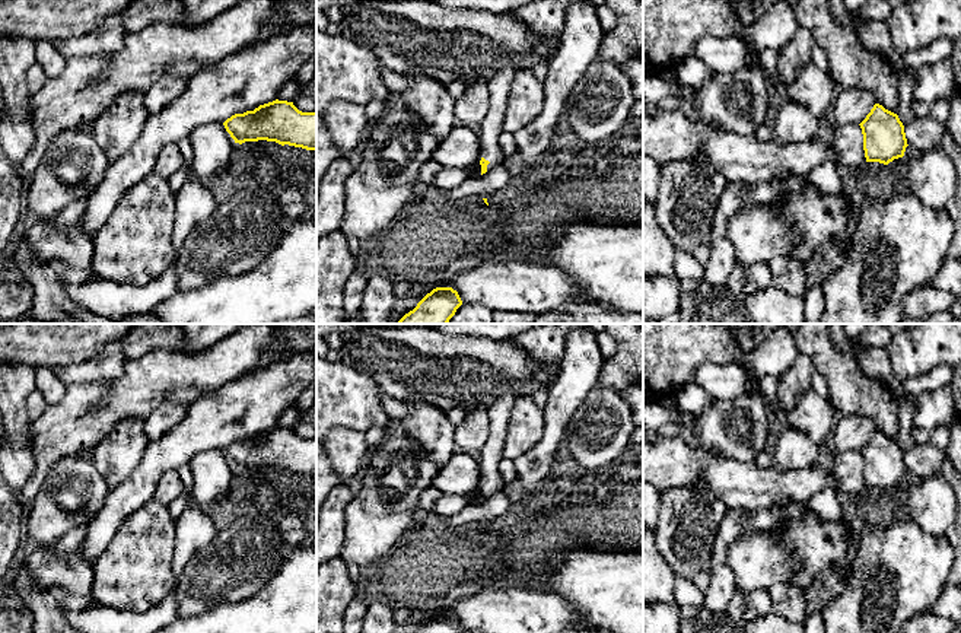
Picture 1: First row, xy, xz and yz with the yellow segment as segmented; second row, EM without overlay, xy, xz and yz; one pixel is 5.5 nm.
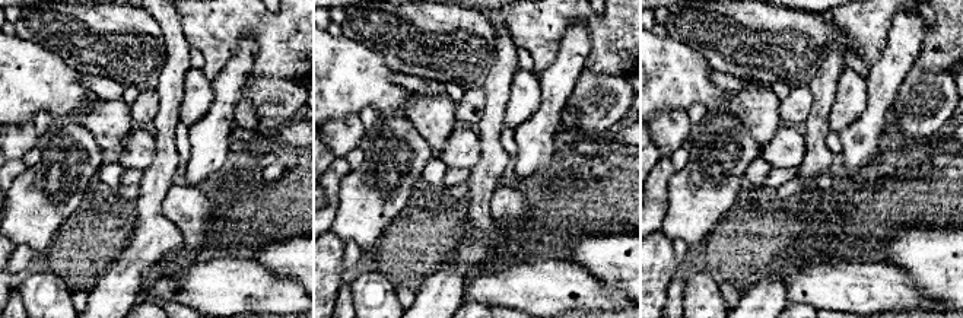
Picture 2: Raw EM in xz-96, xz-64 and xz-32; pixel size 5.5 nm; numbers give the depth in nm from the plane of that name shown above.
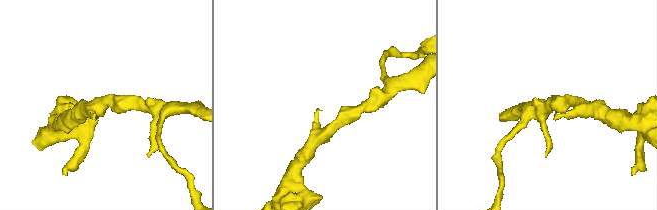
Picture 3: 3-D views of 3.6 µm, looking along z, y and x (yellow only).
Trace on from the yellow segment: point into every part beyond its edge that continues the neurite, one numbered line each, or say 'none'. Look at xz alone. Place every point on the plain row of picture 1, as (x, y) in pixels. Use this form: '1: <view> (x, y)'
1: xz (490, 455)

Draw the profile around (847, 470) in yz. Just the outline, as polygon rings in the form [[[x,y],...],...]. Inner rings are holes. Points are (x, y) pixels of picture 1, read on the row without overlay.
[[[841,451],[834,457],[831,470],[836,490],[844,494],[859,494],[866,489],[863,477],[863,461],[859,451]]]

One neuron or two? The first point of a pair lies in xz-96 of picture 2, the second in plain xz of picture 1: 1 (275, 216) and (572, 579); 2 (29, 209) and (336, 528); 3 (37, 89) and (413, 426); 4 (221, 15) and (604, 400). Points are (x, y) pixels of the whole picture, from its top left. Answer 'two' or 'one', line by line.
1: two
2: two
3: two
4: two

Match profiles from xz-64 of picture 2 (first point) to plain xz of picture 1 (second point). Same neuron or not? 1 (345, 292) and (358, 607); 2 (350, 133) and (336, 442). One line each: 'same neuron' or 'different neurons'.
1: same neuron
2: same neuron

